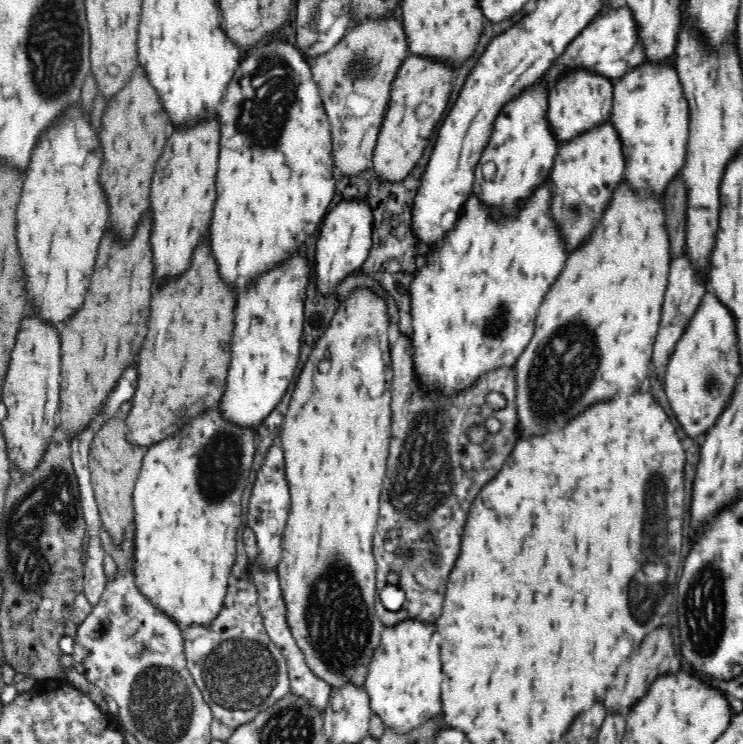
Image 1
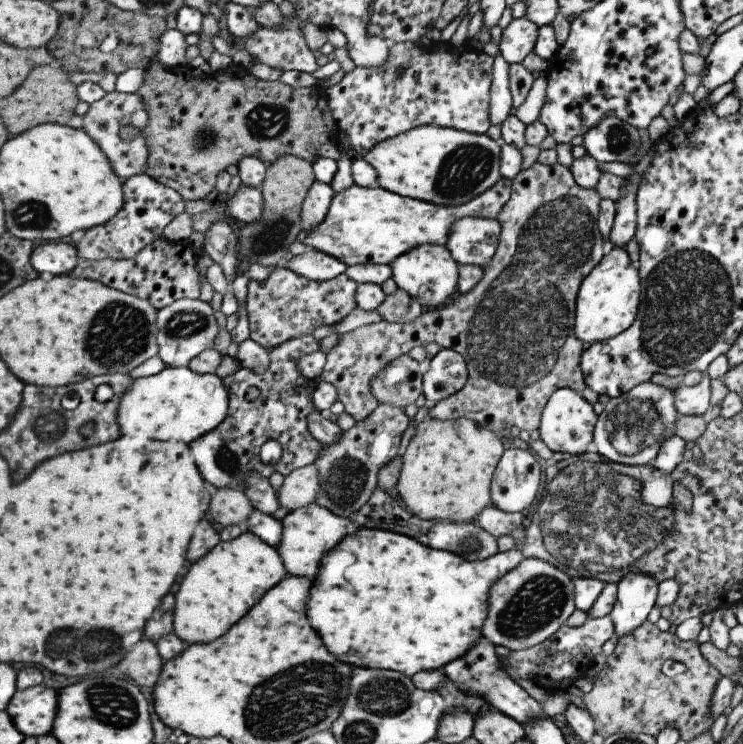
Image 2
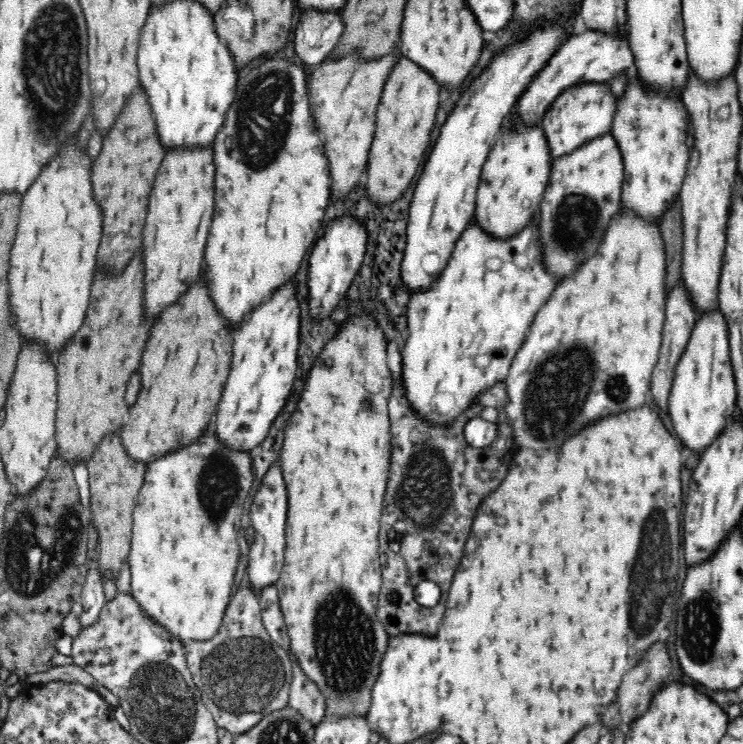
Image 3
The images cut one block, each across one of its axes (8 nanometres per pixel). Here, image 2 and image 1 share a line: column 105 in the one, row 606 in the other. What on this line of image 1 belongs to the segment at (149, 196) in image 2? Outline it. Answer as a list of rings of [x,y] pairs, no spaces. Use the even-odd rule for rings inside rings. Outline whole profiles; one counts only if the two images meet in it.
[[[232,576],[227,584],[222,608],[207,625],[188,625],[183,628],[185,642],[185,657],[187,667],[209,704],[213,717],[232,726],[244,725],[254,715],[266,710],[272,703],[290,693],[288,669],[285,658],[277,646],[270,640],[263,625],[263,618],[258,606],[258,591],[256,585],[248,580]]]

